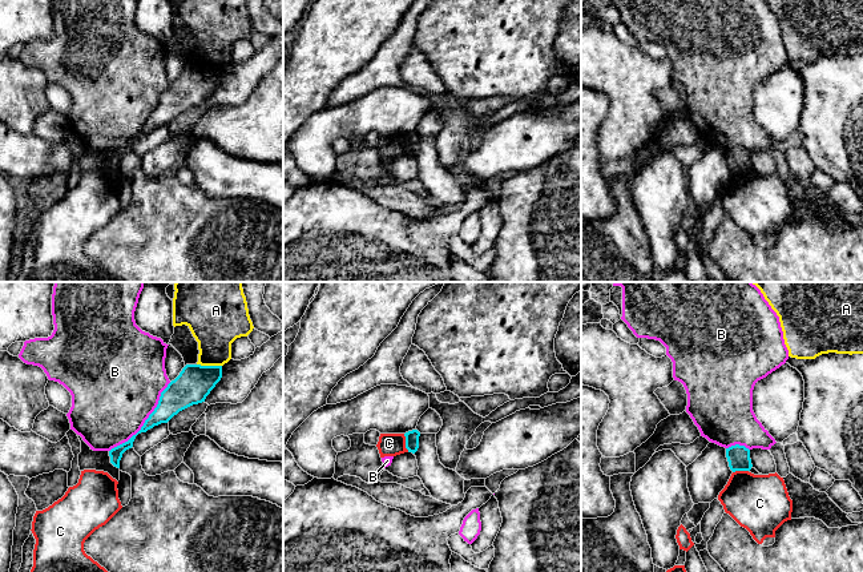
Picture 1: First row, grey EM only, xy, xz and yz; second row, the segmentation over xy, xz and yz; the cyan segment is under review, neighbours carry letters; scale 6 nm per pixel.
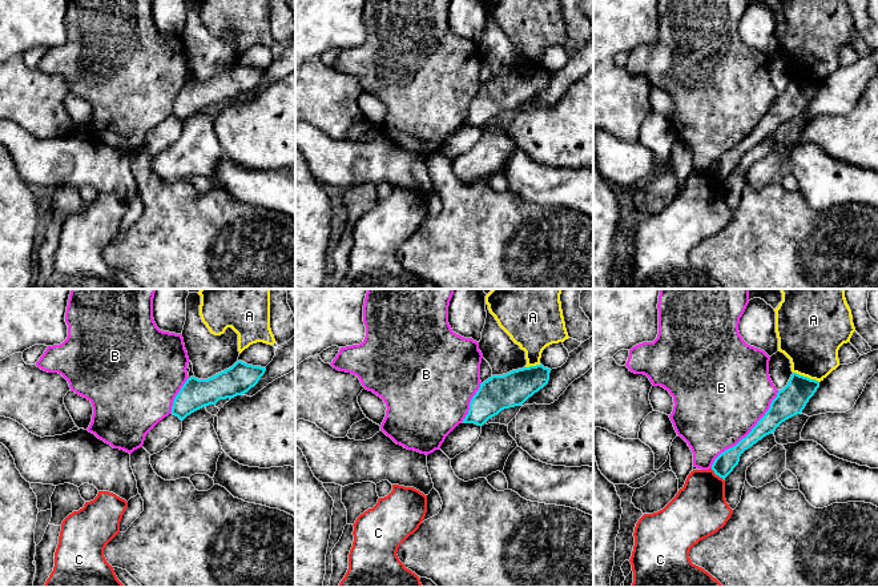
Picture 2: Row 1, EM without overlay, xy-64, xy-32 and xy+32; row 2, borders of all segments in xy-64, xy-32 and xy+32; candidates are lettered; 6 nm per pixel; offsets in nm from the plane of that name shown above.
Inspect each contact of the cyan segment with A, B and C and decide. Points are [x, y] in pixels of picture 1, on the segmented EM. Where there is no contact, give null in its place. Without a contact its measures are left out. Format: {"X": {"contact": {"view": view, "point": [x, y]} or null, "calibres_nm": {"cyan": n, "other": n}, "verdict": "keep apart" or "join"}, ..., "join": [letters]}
{"A": {"contact": {"view": "xy", "point": [209, 366]}, "calibres_nm": {"cyan": 220, "other": 280}, "verdict": "keep apart"}, "B": {"contact": {"view": "xy", "point": [145, 421]}, "calibres_nm": {"cyan": 170, "other": 500}, "verdict": "keep apart"}, "C": {"contact": {"view": "xz", "point": [406, 443]}, "calibres_nm": {"cyan": 80, "other": 140}, "verdict": "keep apart"}, "join": []}

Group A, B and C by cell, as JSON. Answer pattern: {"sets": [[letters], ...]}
{"sets": [["A"], ["B"], ["C"]]}

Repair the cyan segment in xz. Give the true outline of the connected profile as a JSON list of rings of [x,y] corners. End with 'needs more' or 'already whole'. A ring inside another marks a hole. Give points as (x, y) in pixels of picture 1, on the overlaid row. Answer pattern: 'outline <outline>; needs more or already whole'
outline [[[412,430],[404,434],[406,436],[406,448],[408,452],[415,454],[419,448],[419,436],[420,432],[418,430]]]; already whole

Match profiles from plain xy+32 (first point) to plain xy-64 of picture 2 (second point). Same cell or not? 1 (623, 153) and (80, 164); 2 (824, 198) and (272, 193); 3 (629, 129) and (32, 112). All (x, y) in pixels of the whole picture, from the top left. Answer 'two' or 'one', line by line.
1: one
2: one
3: one

